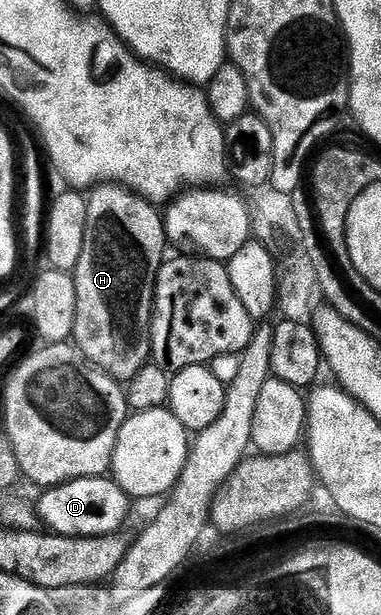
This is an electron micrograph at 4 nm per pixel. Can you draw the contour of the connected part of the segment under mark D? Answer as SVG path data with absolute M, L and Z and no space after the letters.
M111 476L78 478L60 486L46 487L40 494L43 495L37 505L38 521L43 521L50 533L70 538L92 538L122 531L123 521L133 505L132 499Z

